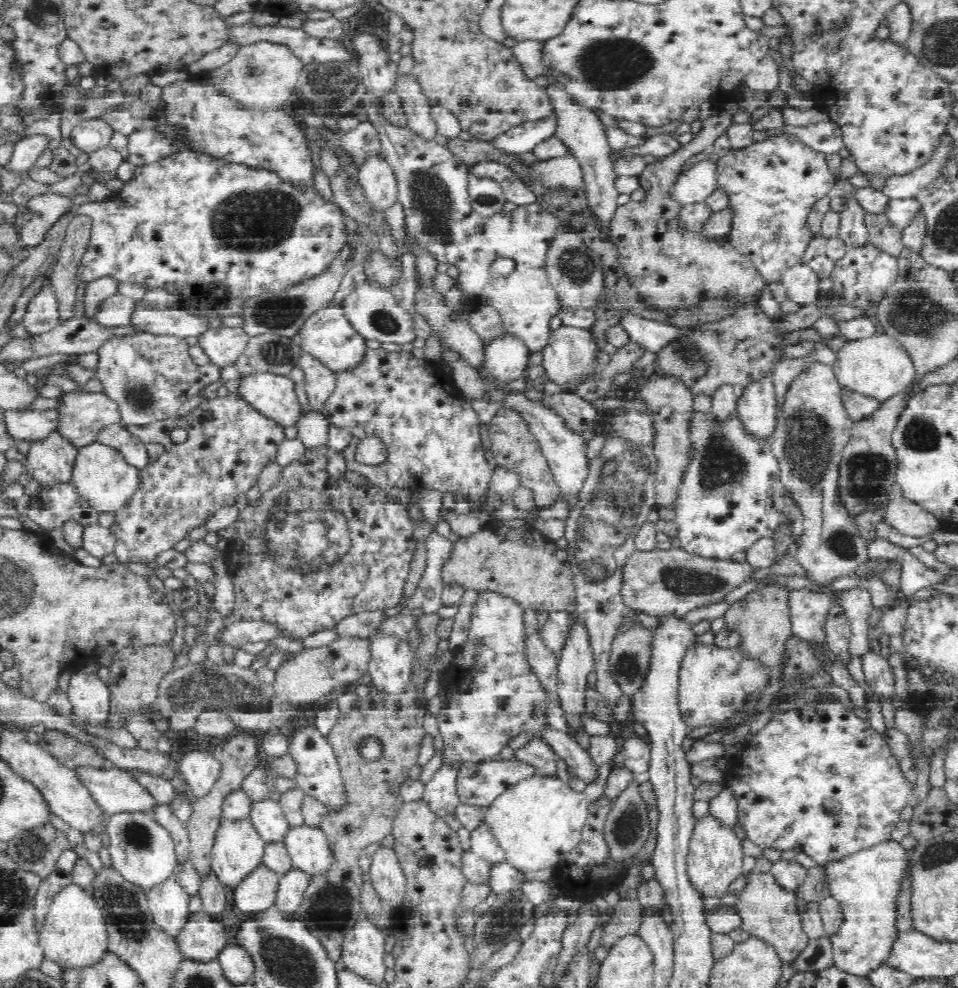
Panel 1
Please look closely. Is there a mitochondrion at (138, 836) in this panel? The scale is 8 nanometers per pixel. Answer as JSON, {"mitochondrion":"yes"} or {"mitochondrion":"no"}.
{"mitochondrion":"yes"}

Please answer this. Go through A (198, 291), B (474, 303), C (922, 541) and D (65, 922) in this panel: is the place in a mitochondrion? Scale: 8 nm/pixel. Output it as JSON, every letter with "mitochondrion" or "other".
{"A":"other","B":"other","C":"other","D":"other"}

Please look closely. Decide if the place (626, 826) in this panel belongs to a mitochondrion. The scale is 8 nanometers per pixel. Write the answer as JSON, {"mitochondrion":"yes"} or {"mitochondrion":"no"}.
{"mitochondrion":"yes"}

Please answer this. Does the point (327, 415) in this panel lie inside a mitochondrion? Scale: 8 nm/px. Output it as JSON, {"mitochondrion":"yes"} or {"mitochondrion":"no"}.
{"mitochondrion":"no"}

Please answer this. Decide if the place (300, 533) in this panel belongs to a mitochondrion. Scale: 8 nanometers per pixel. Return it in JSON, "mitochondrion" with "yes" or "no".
{"mitochondrion":"yes"}

